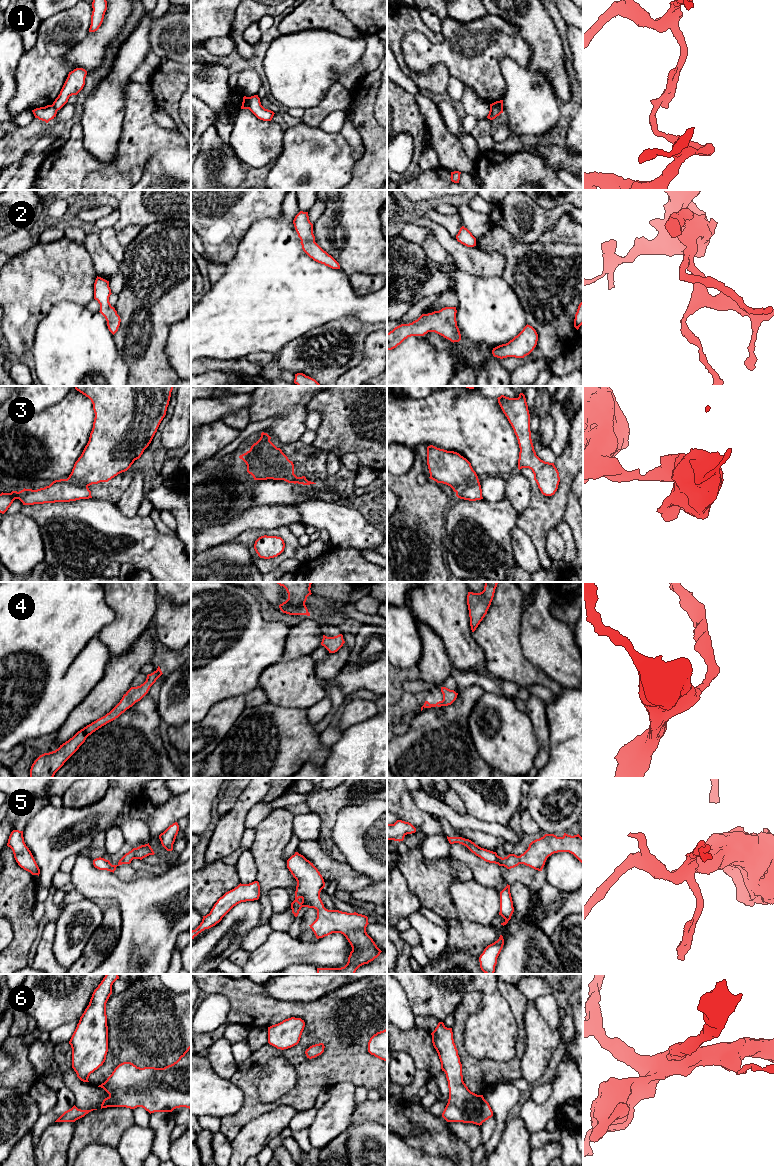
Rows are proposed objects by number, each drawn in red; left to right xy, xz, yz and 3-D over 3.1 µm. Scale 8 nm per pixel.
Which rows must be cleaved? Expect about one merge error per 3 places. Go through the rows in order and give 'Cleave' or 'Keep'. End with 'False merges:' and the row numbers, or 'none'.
1: Cleave
2: Keep
3: Cleave
4: Keep
5: Keep
6: Keep
False merges: 1, 3

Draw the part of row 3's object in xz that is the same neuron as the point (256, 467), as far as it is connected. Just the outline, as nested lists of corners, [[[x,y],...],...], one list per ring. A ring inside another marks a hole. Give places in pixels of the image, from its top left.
[[[251,450],[240,455],[239,458],[246,463],[247,472],[253,476],[254,480],[285,479],[285,476],[283,474],[274,471],[271,466],[262,461],[259,455]]]

